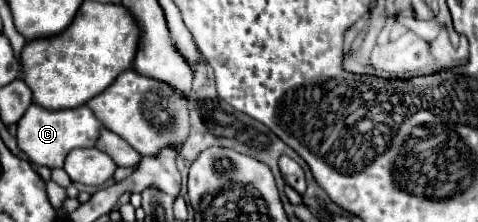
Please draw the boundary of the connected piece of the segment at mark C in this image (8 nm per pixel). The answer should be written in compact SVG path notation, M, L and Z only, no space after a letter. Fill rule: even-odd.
M31 104L25 116L17 124L17 144L33 164L47 166L47 168L63 168L59 164L65 162L65 156L73 148L95 146L101 128L103 124L95 118L91 108L85 104L77 108L67 108L67 110L45 110L37 104Z

